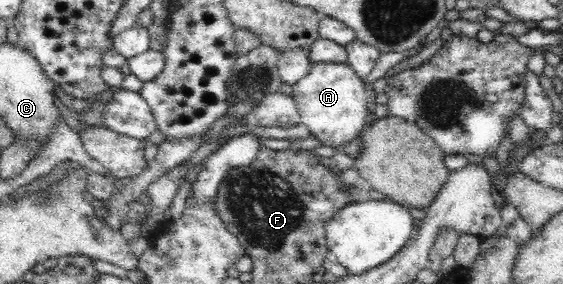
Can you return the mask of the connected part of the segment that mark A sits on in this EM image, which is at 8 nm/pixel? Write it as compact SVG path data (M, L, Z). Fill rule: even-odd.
M311 62L308 72L293 84L301 122L324 146L336 148L362 134L369 113L364 84L348 62Z

